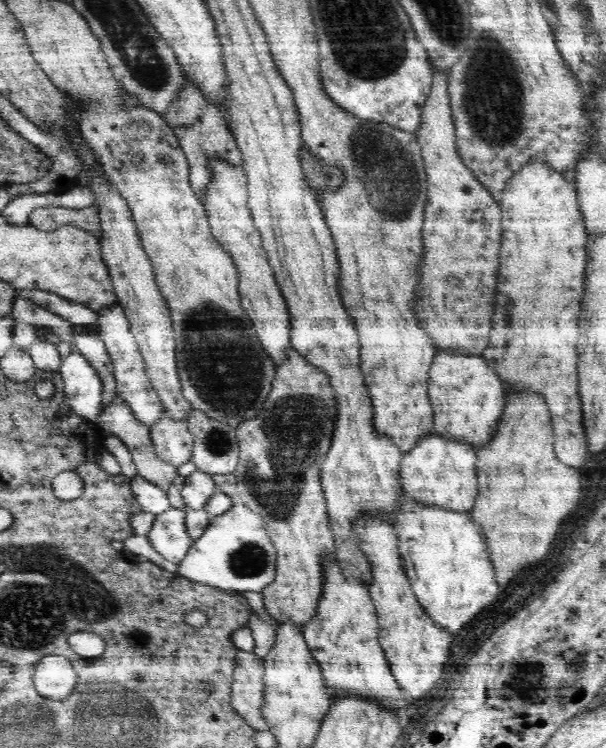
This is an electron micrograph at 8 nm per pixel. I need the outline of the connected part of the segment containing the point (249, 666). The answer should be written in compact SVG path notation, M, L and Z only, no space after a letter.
M238 650L235 663L236 671L231 687L232 706L250 726L262 730L262 732L268 732L270 725L268 725L268 721L264 721L266 718L262 717L263 658L253 652Z

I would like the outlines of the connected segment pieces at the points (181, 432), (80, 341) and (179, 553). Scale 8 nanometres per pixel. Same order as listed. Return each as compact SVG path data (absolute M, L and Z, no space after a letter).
M166 411L161 412L161 417L149 426L152 444L160 460L178 468L183 462L191 460L193 451L193 436L183 420L170 417Z
M75 327L75 351L83 354L86 360L97 370L102 379L102 411L105 406L117 396L117 382L114 376L114 367L103 341L94 331L86 331Z
M170 507L156 515L147 534L152 547L168 562L180 565L194 544L186 533L186 513L182 508Z

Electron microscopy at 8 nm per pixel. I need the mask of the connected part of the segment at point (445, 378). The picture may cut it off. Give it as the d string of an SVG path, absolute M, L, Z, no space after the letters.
M438 349L429 368L428 386L434 432L448 440L464 441L476 449L494 436L504 410L504 386L484 358L475 354Z

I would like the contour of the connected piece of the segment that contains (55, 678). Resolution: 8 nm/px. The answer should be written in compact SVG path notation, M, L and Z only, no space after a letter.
M45 656L36 664L34 679L35 689L42 696L52 700L62 700L74 692L78 684L78 674L71 660L64 656Z

